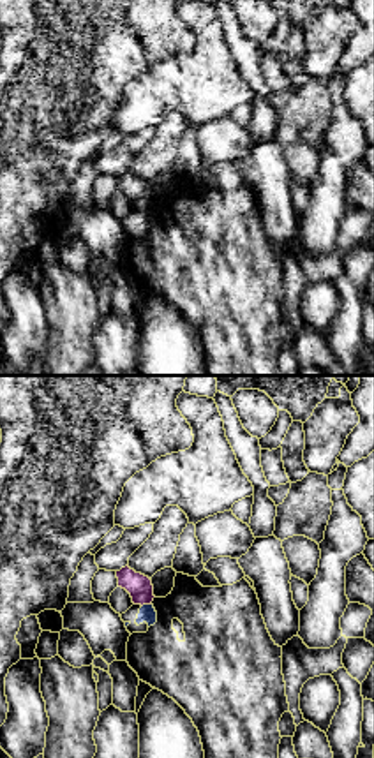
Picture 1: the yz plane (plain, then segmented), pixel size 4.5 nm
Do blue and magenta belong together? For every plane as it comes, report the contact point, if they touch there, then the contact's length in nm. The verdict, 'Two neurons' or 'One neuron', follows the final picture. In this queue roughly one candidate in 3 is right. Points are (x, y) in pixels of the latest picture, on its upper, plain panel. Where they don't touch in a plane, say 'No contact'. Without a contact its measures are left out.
Touches blue at (145, 210). Shared border 50 nm

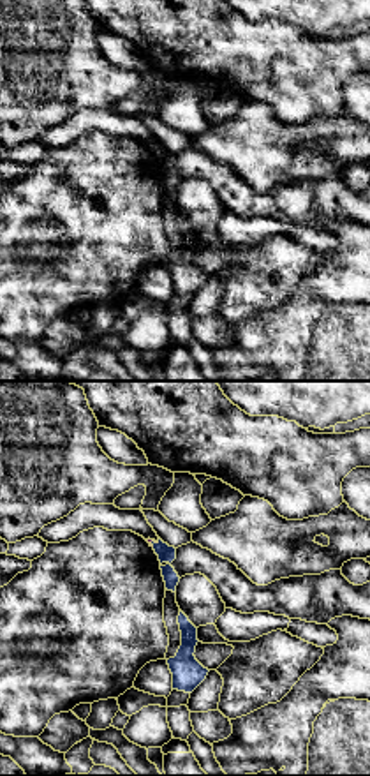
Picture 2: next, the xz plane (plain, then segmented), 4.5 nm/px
Touches blue at (154, 147). Shared border 50 nm

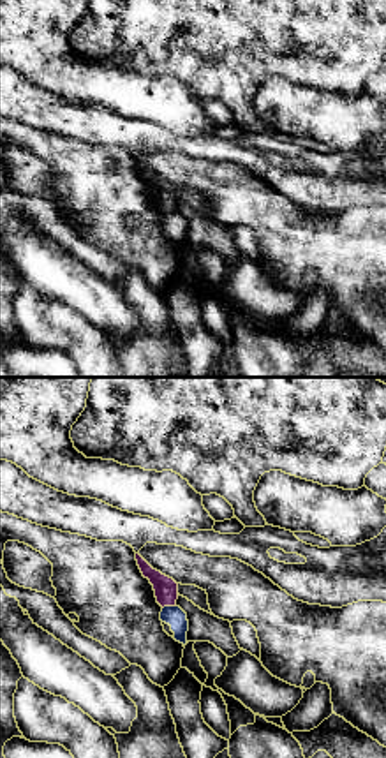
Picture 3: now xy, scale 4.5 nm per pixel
Touches blue at (168, 212). Shared border 70 nm

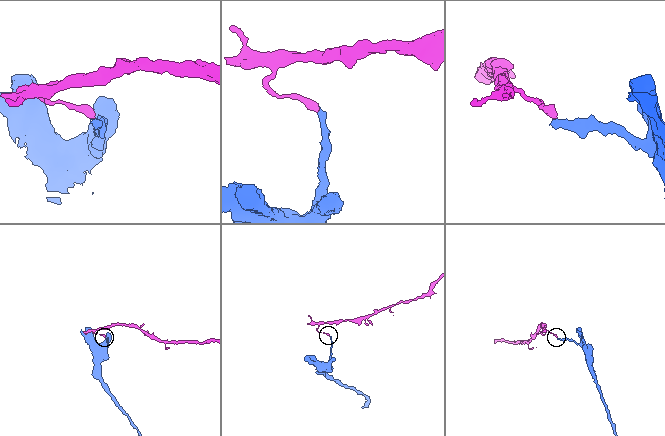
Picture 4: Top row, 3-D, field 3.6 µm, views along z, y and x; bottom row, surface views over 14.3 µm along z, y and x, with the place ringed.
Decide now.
Two neurons

